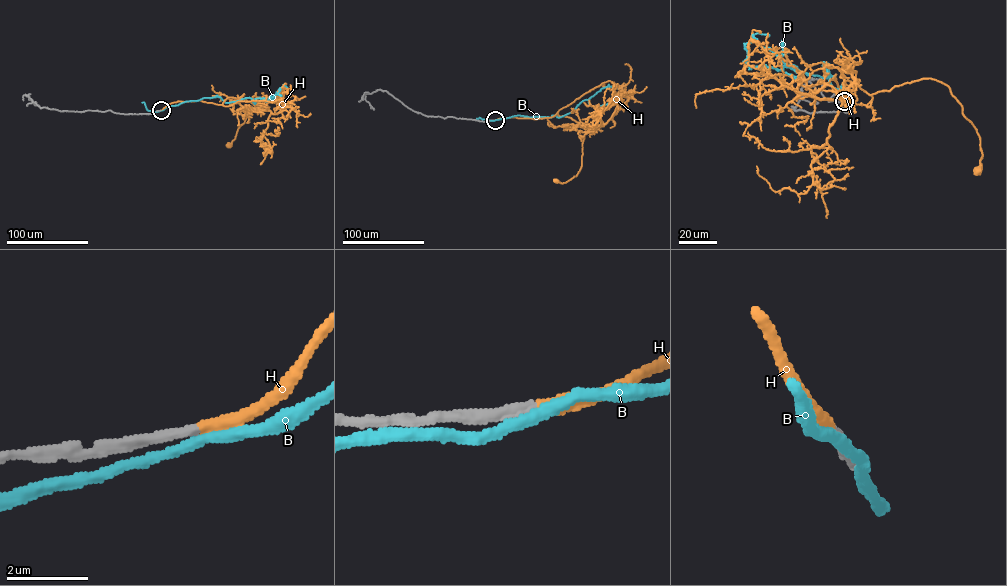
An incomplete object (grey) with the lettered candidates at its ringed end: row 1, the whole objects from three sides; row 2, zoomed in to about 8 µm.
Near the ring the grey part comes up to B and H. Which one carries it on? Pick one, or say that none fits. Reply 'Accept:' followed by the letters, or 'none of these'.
Accept: H

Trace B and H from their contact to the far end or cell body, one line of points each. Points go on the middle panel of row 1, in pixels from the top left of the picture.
B: (495, 120), (517, 115), (559, 117), (602, 88), (618, 86), (620, 92), (617, 96), (596, 106)
H: (495, 120), (535, 119), (557, 113), (589, 129), (584, 135), (582, 165), (576, 175), (565, 183), (556, 180)

